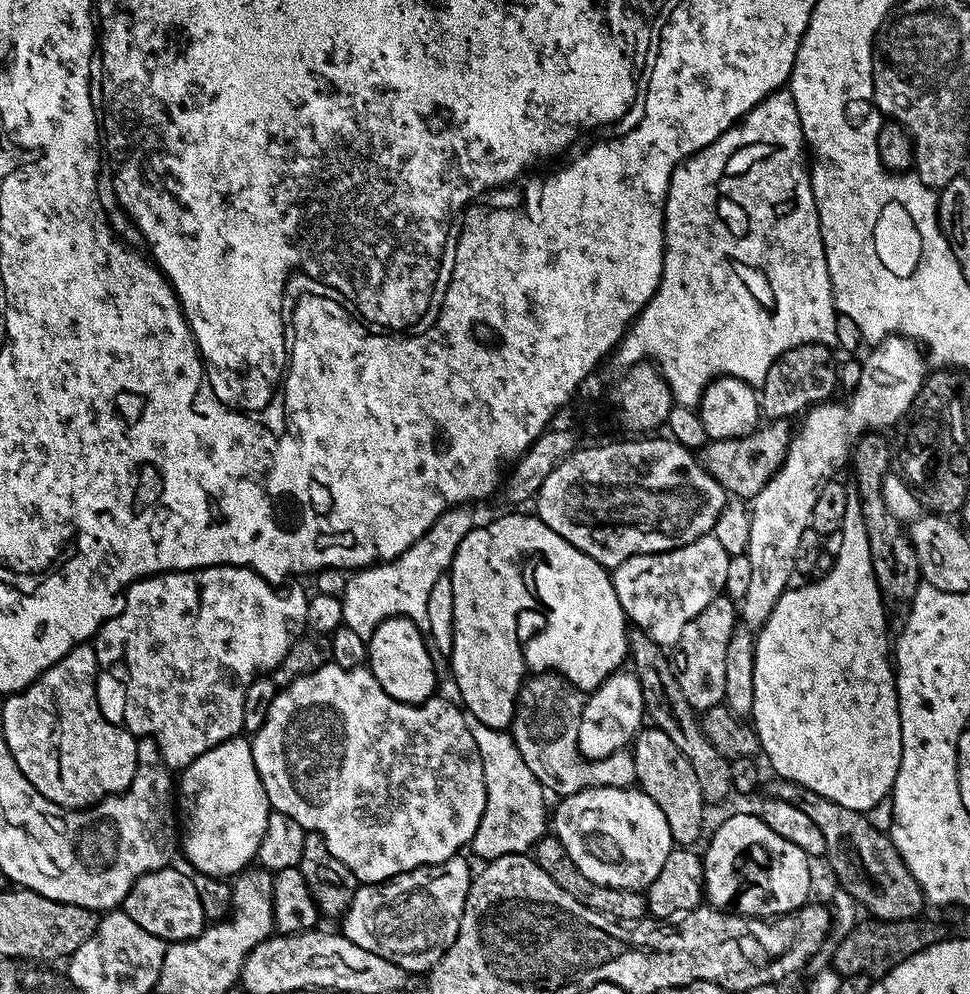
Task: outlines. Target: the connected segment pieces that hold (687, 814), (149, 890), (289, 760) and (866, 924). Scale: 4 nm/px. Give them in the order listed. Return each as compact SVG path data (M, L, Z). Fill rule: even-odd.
M648 726L637 735L630 748L634 758L636 784L640 791L645 792L654 802L658 802L658 810L666 814L666 823L670 826L672 843L676 846L692 846L704 828L704 808L706 801L698 786L698 777L694 774L694 766L674 746L670 734L661 728Z
M176 866L159 868L138 878L130 894L126 894L122 910L134 918L142 930L150 930L150 934L165 942L193 940L206 927L202 902L198 899L198 890L194 890L192 876L179 872Z
M325 662L318 670L287 681L270 702L270 710L266 710L266 722L262 722L262 726L250 740L254 766L268 795L269 805L275 811L294 818L294 822L298 822L298 826L302 826L305 833L317 832L325 839L330 854L340 859L355 874L357 881L364 884L382 884L394 876L401 876L403 872L412 872L416 868L426 867L427 864L446 862L461 851L463 844L465 847L471 841L486 810L484 763L478 754L469 721L465 713L457 708L450 701L439 698L426 700L422 704L398 702L390 698L390 694L386 694L382 686L378 686L378 682L364 666L343 669L333 662Z
M864 918L861 924L856 924L840 940L840 945L832 952L831 967L839 972L841 977L866 976L879 978L891 968L897 968L914 954L924 948L929 948L945 939L946 932L940 924L932 920L917 918L914 920L878 920Z

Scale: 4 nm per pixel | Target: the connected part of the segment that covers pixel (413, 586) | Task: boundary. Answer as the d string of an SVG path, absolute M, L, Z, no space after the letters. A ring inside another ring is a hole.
M457 506L444 512L425 536L418 538L414 546L410 546L395 560L353 571L348 576L342 597L343 627L367 638L384 620L392 617L404 617L417 626L423 625L428 619L426 606L430 602L434 582L438 582L438 578L451 569L452 559L462 538L470 534L474 527L470 509L468 506Z

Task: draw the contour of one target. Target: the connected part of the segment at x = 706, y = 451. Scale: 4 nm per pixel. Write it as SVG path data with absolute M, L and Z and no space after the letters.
M768 420L749 436L705 444L702 449L704 469L724 487L729 497L751 502L782 466L794 435L793 425L790 425L788 420Z

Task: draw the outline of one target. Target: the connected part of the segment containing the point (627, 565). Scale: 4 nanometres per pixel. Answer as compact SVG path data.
M709 534L669 552L631 556L611 573L612 585L625 617L652 643L668 650L680 640L686 622L723 593L729 559L718 538Z

